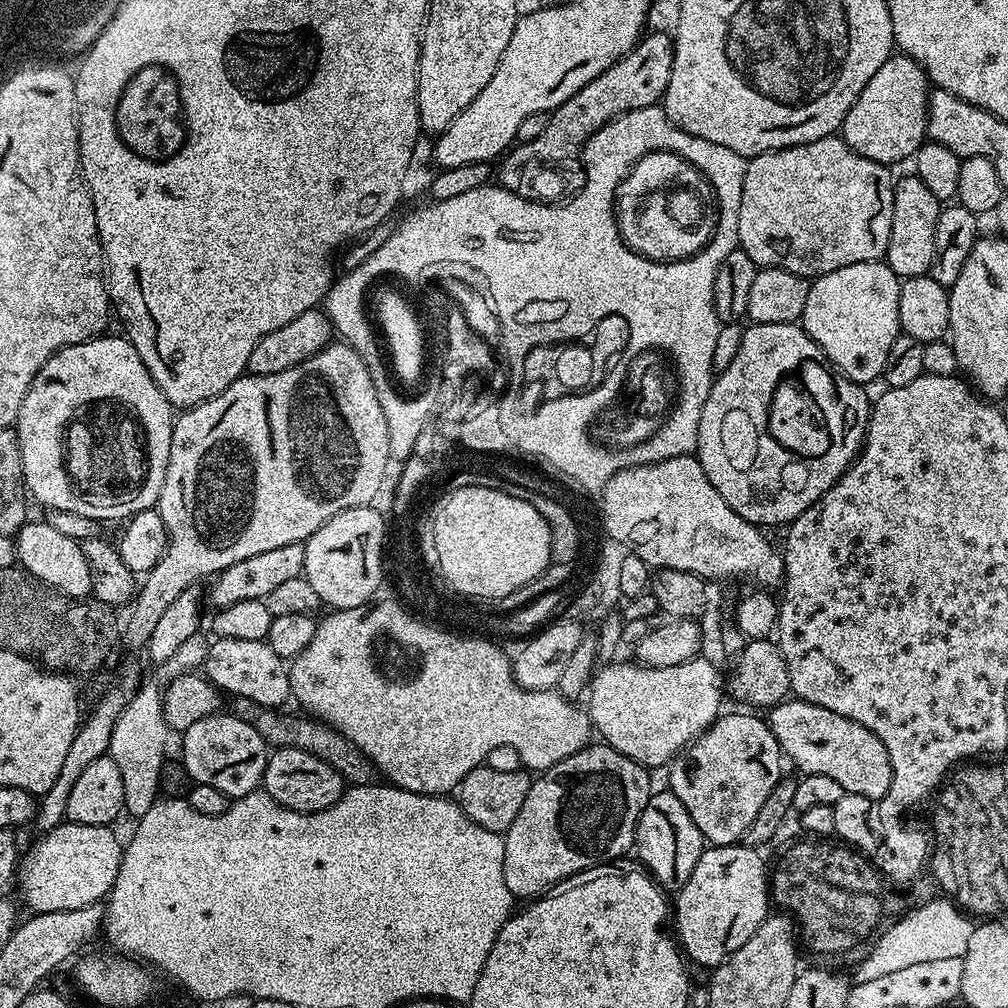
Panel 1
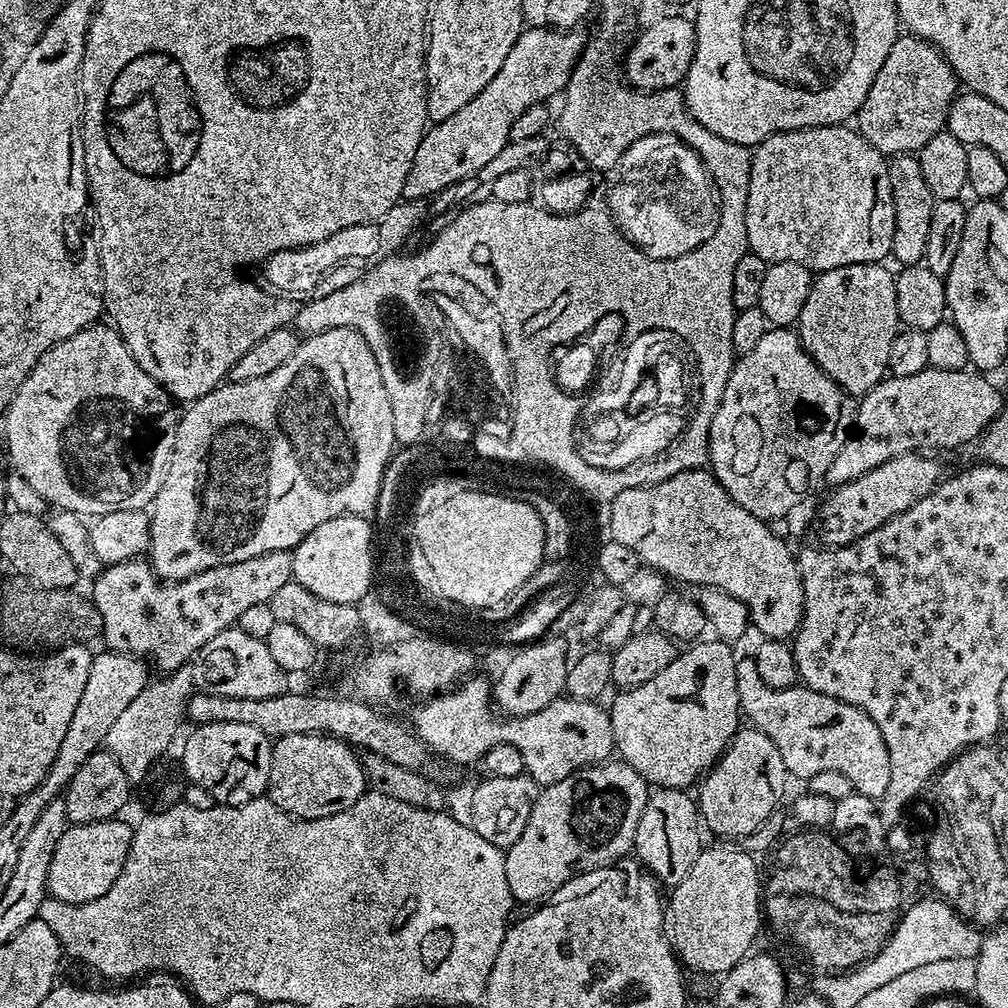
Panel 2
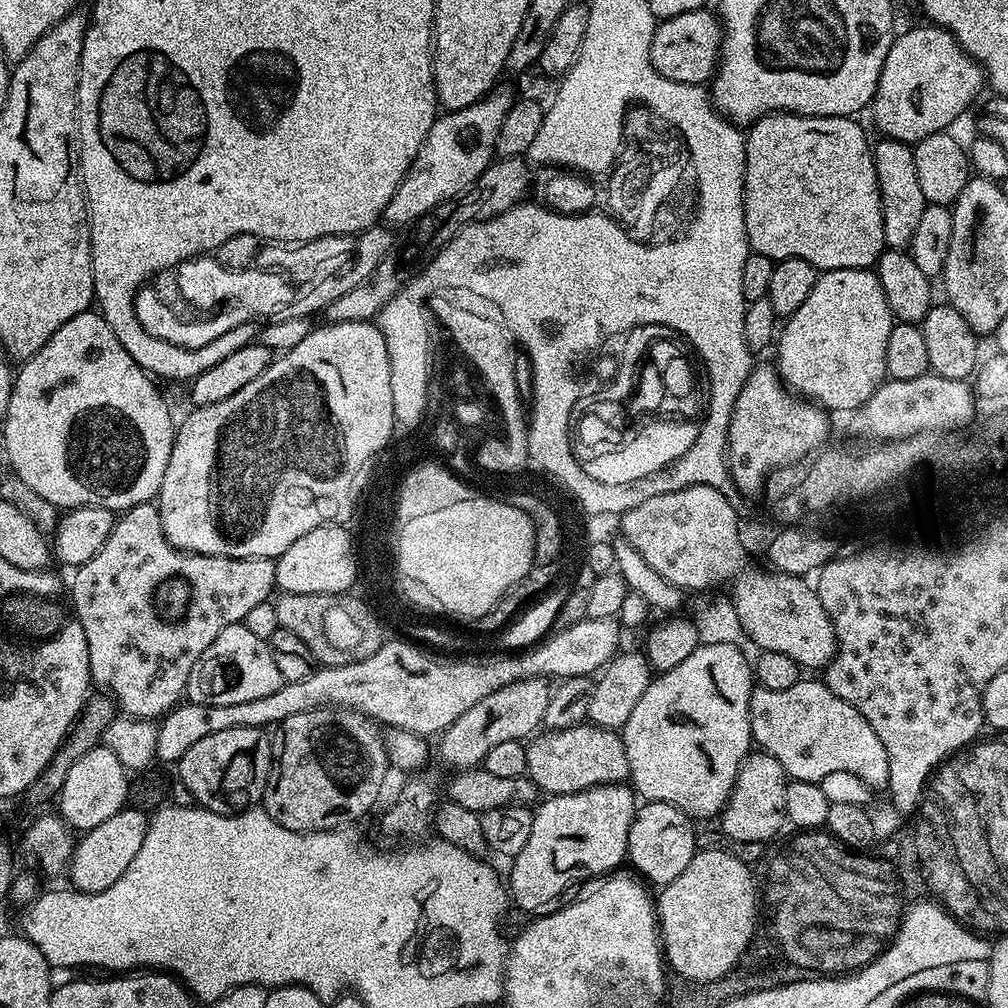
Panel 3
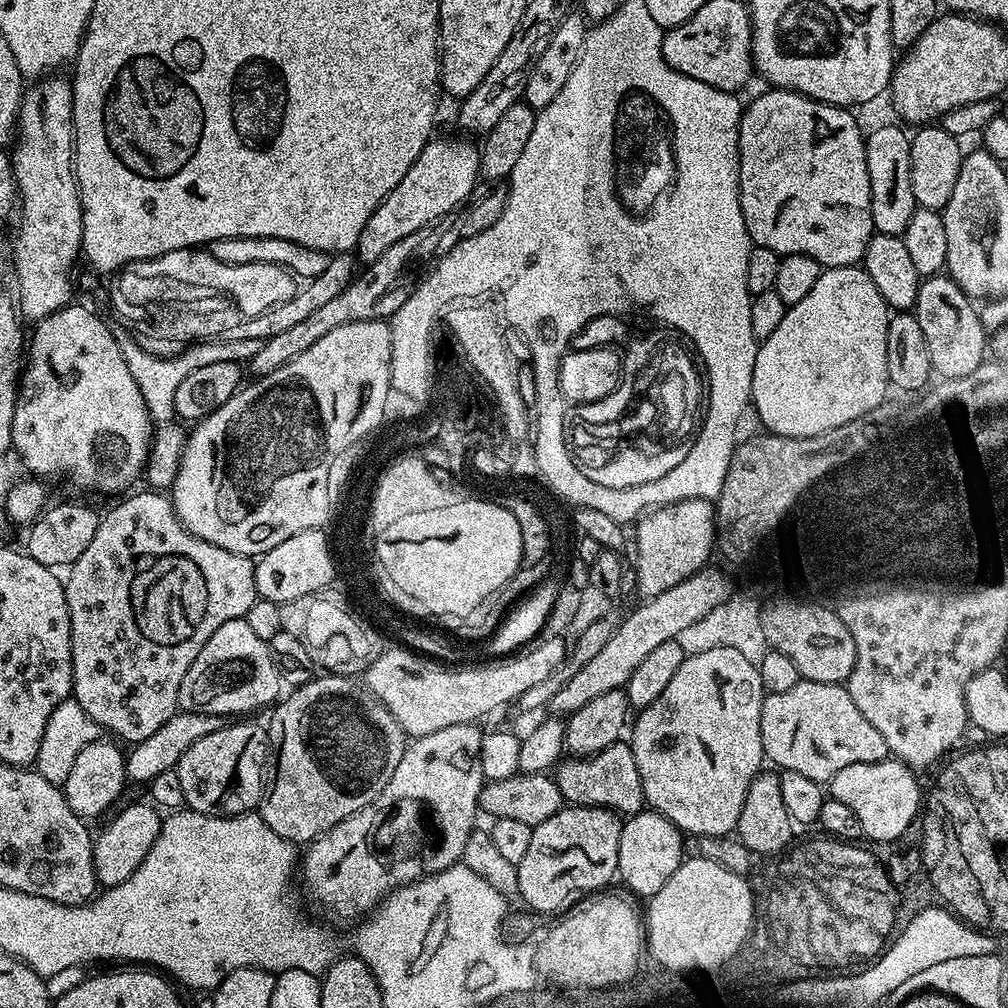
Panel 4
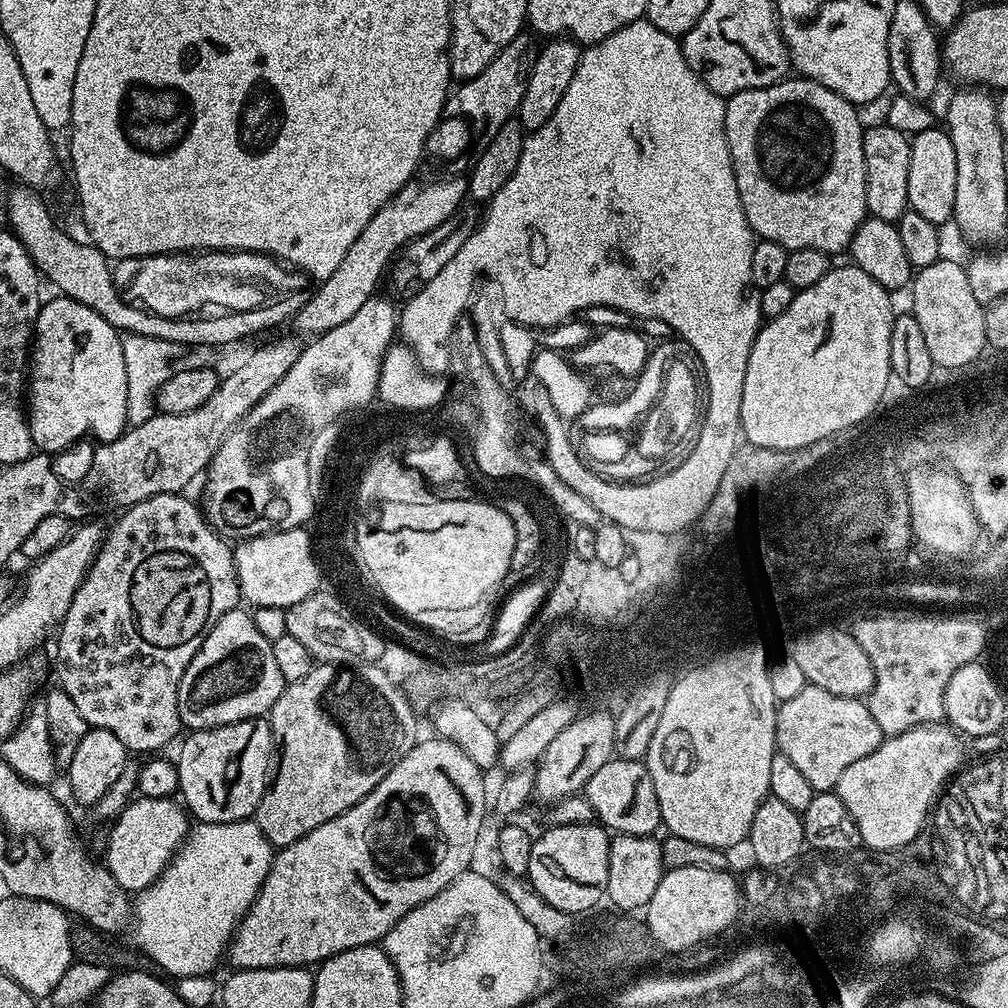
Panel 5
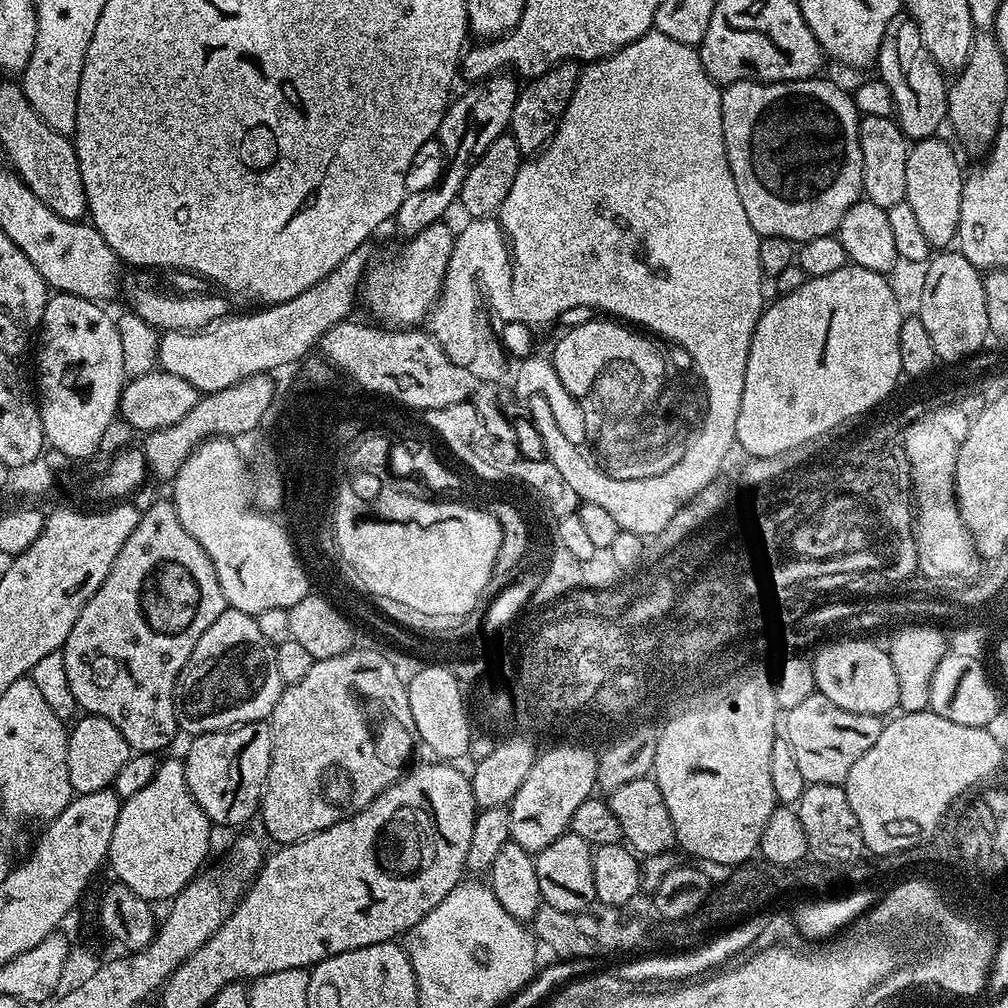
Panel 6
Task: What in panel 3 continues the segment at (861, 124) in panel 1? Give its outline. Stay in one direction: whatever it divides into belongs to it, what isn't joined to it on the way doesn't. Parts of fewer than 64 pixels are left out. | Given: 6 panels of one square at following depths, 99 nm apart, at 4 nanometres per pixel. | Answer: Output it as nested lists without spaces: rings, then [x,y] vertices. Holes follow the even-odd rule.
[[[931,22],[925,25],[925,28],[912,28],[901,36],[899,33],[893,39],[886,54],[886,62],[882,62],[878,90],[870,105],[870,113],[876,119],[876,128],[880,134],[887,139],[901,140],[902,143],[913,146],[922,138],[930,138],[930,134],[951,129],[951,124],[975,102],[980,87],[983,89],[986,84],[983,68],[975,58],[966,54],[966,50],[951,32],[947,32],[945,28],[937,28]]]

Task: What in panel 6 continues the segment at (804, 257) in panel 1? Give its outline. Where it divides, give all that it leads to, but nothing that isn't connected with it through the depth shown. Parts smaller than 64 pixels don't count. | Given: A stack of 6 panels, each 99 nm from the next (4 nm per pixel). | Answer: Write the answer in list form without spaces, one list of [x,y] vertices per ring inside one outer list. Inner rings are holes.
[[[821,78],[807,80],[786,80],[783,84],[759,84],[757,80],[739,80],[727,85],[721,91],[722,102],[722,130],[724,131],[724,145],[726,158],[730,162],[730,174],[734,174],[734,186],[738,186],[738,198],[742,198],[742,207],[746,210],[746,218],[750,218],[750,226],[761,238],[777,236],[793,242],[803,242],[810,238],[822,238],[833,235],[839,229],[842,218],[846,218],[846,210],[854,206],[856,200],[861,199],[862,186],[862,150],[860,149],[860,121],[856,110],[855,99],[848,96],[836,84]]]

